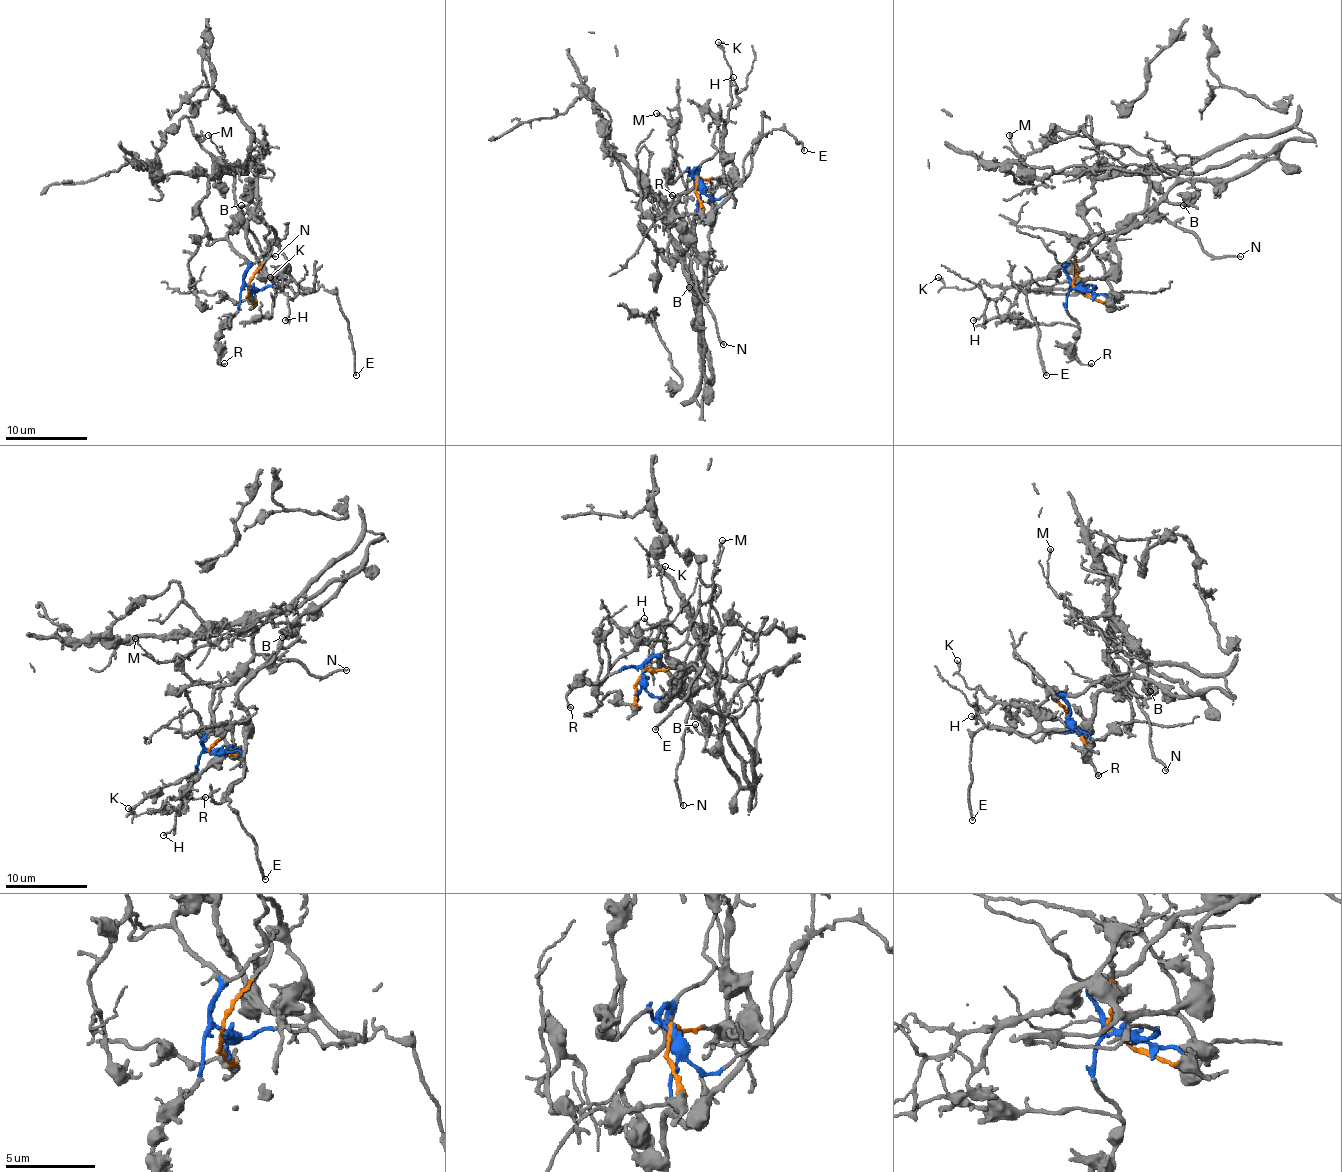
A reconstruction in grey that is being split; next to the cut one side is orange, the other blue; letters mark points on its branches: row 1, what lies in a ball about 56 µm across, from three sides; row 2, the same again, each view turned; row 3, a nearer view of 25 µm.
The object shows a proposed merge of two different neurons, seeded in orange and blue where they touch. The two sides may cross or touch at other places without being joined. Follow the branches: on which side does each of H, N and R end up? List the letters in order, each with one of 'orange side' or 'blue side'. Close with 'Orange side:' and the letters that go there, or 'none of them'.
H: orange side
N: blue side
R: blue side
Orange side: H

